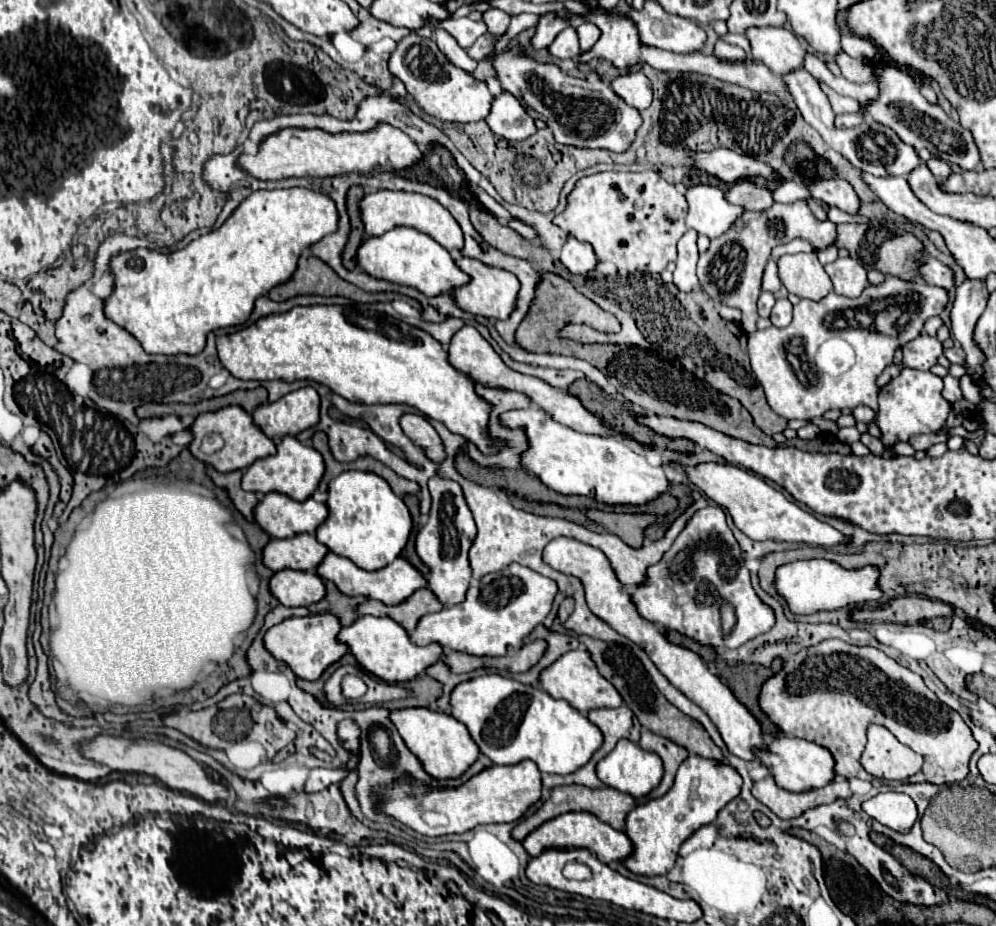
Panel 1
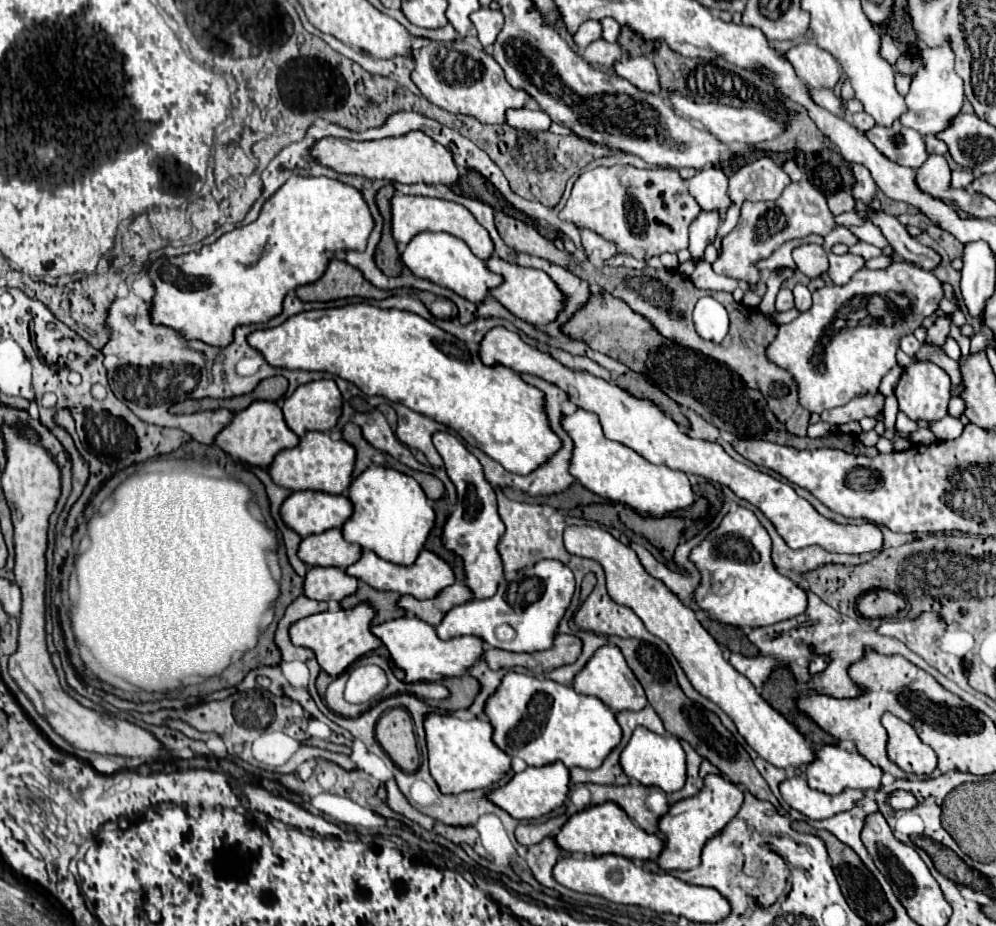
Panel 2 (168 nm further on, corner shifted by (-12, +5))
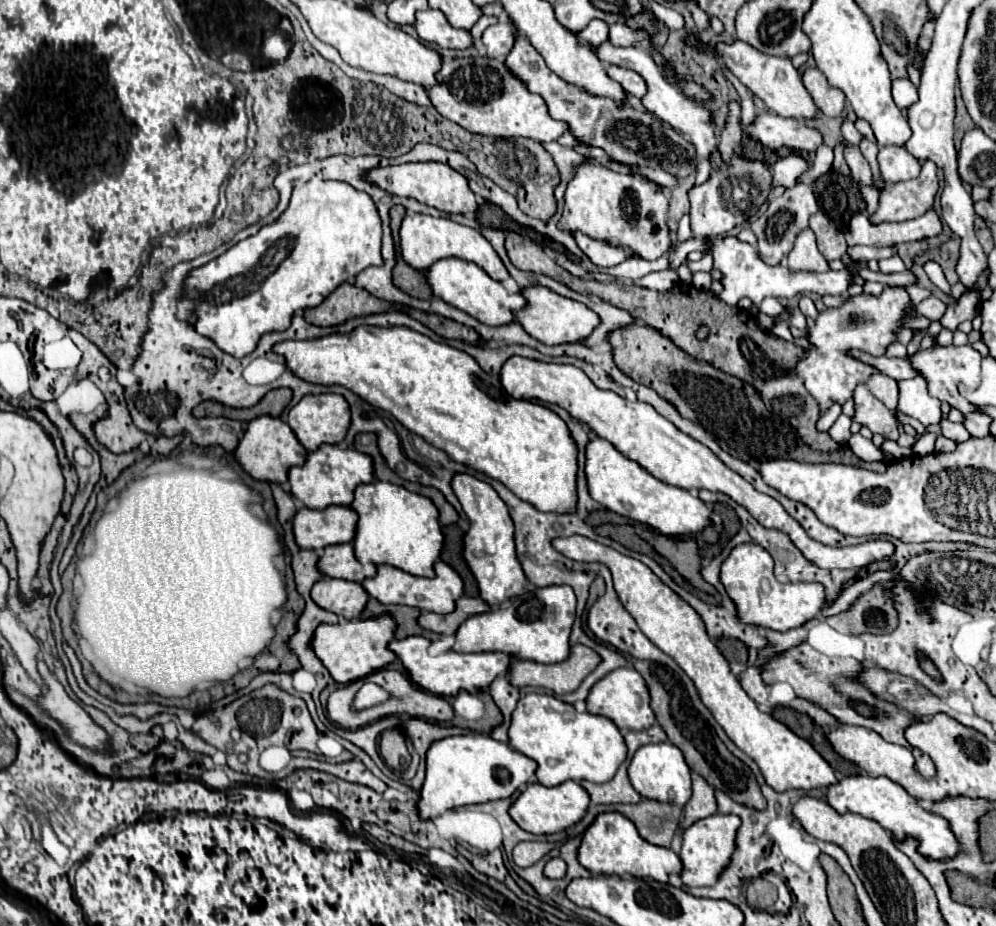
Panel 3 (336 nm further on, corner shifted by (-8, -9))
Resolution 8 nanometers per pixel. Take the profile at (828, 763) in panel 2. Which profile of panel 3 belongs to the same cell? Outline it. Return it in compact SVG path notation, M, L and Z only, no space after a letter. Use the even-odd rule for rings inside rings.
M858 774L858 776L846 776L840 782L832 784L826 788L826 802L838 812L838 814L846 814L846 812L856 812L862 814L866 818L876 820L880 826L884 826L886 830L890 830L898 840L904 840L906 836L914 836L920 840L920 852L926 854L928 858L944 858L944 856L954 856L958 850L958 844L954 840L954 834L948 828L948 822L938 816L932 814L928 810L924 810L922 806L918 806L914 802L914 798L896 782L878 776L872 778L868 774Z

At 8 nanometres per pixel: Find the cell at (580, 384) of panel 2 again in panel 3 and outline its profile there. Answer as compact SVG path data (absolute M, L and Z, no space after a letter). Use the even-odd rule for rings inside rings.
M510 356L500 368L500 382L506 394L512 398L528 398L528 400L538 398L542 402L562 406L564 410L570 412L572 418L586 422L600 438L608 440L614 448L618 448L618 452L642 464L646 472L650 472L654 478L666 484L680 486L686 490L706 488L710 492L718 490L722 494L728 494L734 502L744 506L764 528L786 532L786 536L790 536L790 542L802 552L802 556L806 556L806 560L810 560L812 564L818 564L820 568L864 568L872 562L888 560L894 554L894 546L888 540L868 540L868 542L862 542L856 546L844 546L844 548L832 548L818 540L812 540L806 534L806 530L784 510L784 506L778 500L756 492L750 482L746 482L734 470L730 470L720 458L714 456L710 448L702 446L698 440L680 432L672 422L660 416L650 404L628 402L626 398L620 398L614 392L596 388L592 380L576 366L540 362L540 360L530 360L524 356Z

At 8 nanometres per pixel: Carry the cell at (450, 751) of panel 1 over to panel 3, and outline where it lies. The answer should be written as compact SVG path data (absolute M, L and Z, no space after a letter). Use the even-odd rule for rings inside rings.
M470 732L464 736L436 740L426 752L426 780L418 800L418 814L420 818L436 818L458 806L510 798L518 788L522 788L534 778L534 770L534 760L512 750L508 744L494 740L488 734ZM496 766L506 768L510 772L508 782L496 780Z

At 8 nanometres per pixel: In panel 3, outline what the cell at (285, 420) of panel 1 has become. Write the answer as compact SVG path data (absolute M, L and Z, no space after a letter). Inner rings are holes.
M308 394L288 412L288 426L308 452L316 450L320 444L338 444L344 440L346 430L350 426L348 402L338 394Z

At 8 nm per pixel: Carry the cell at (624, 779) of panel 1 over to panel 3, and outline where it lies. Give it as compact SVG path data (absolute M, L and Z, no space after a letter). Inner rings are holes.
M662 742L662 744L644 744L642 748L636 750L630 766L628 766L628 778L634 786L634 790L642 796L642 798L650 798L650 800L658 800L658 802L672 802L672 804L680 804L684 806L690 796L692 796L692 786L690 786L690 768L684 762L682 752L670 744L670 742Z

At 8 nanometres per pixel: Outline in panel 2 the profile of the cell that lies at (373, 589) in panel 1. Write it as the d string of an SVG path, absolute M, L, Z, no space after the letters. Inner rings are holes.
M364 550L362 558L354 566L350 566L346 572L350 576L370 584L376 590L392 590L392 592L400 592L400 594L410 594L418 600L438 596L446 586L454 584L454 580L456 580L452 566L430 550L422 550L422 554L418 556L418 562L414 566L398 566L398 564L388 562L388 560L382 560L380 556L376 556L370 550Z

